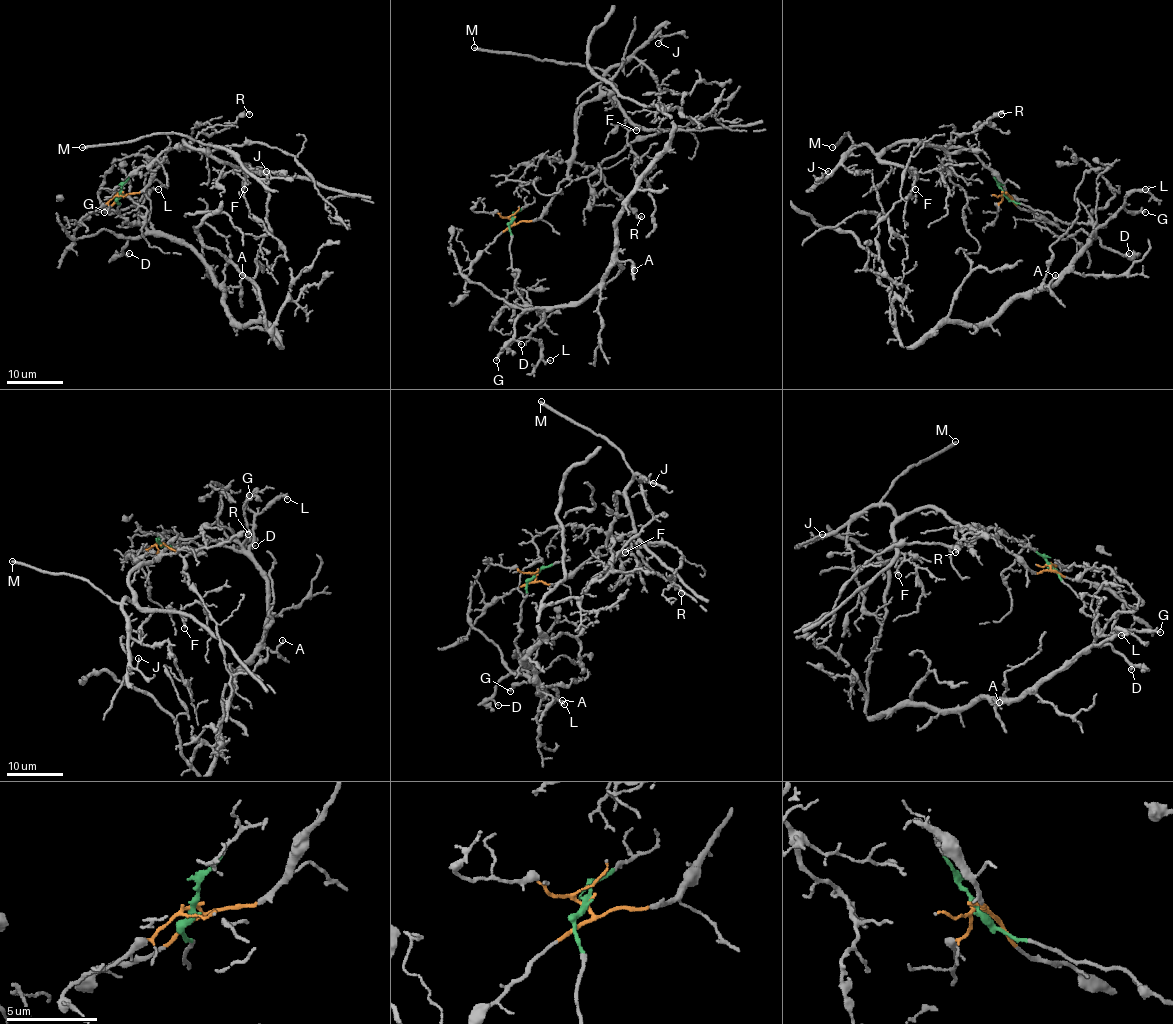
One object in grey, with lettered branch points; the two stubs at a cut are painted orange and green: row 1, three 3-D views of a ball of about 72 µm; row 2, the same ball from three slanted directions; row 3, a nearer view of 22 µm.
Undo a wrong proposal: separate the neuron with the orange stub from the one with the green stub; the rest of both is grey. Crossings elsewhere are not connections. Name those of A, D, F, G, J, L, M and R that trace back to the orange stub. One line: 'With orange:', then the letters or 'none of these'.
With orange: F, J, M, R

